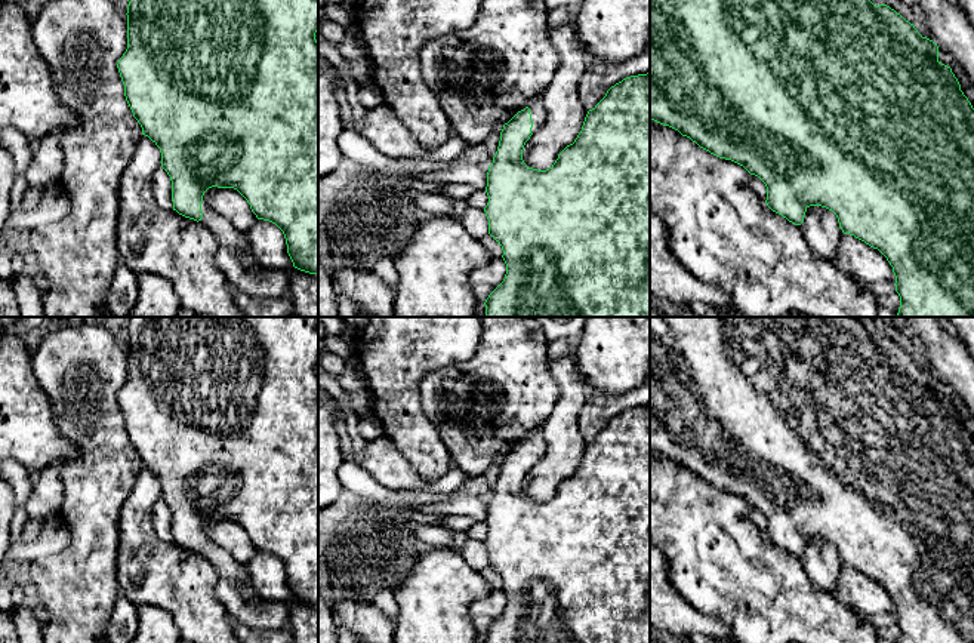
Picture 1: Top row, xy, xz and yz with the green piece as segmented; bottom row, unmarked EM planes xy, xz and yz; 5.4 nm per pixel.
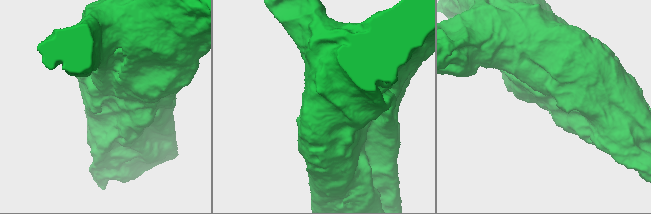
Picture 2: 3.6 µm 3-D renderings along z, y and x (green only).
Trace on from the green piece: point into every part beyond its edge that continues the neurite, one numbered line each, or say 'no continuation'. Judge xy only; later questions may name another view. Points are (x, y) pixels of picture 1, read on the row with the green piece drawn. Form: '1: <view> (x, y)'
1: xy (234, 257)

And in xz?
1: xz (538, 110)

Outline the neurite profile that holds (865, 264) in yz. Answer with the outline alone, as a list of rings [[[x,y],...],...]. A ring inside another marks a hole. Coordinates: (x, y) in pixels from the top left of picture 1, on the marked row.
[[[842,234],[833,264],[859,283],[896,283],[893,267],[878,250],[850,234]]]

